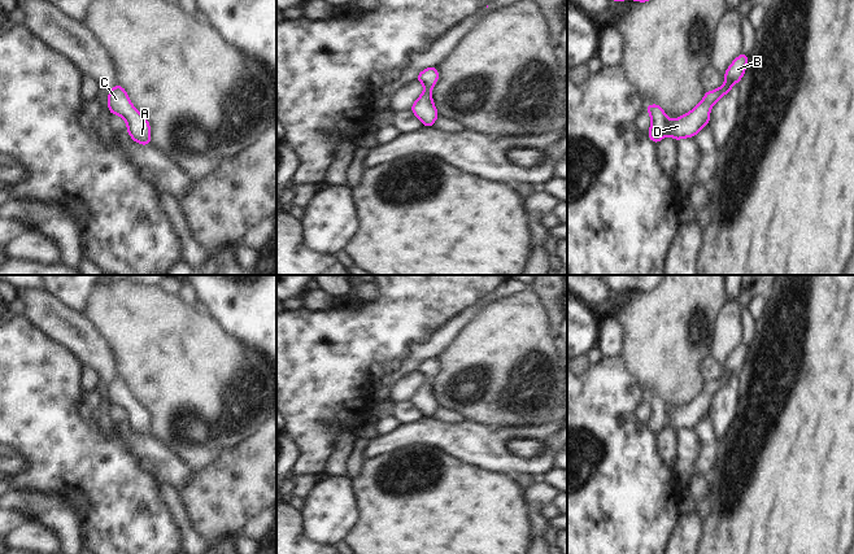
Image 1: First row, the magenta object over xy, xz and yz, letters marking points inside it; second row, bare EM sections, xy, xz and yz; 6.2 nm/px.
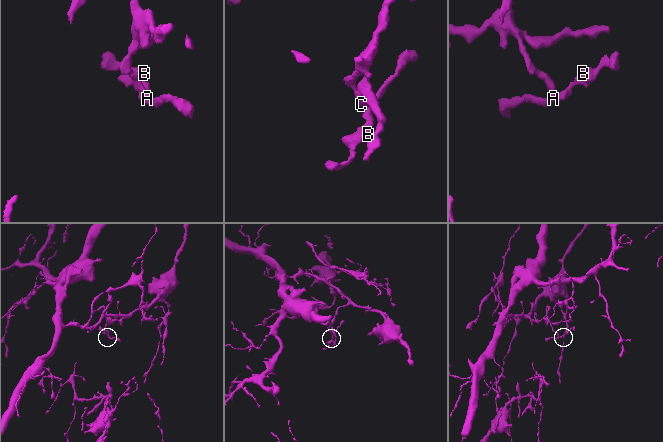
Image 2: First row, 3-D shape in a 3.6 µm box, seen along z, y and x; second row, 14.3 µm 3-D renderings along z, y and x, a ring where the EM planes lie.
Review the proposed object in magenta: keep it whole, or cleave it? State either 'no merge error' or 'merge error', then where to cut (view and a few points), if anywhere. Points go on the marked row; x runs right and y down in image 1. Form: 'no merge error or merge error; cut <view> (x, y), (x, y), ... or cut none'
no merge error; cut none

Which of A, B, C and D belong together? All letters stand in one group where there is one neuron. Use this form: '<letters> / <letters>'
A B C D

